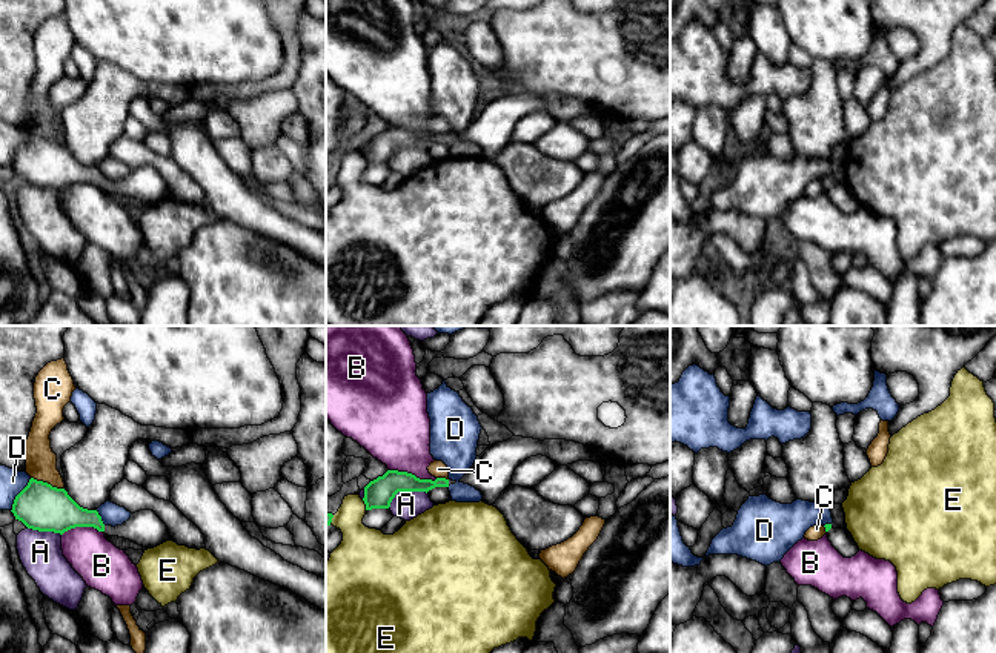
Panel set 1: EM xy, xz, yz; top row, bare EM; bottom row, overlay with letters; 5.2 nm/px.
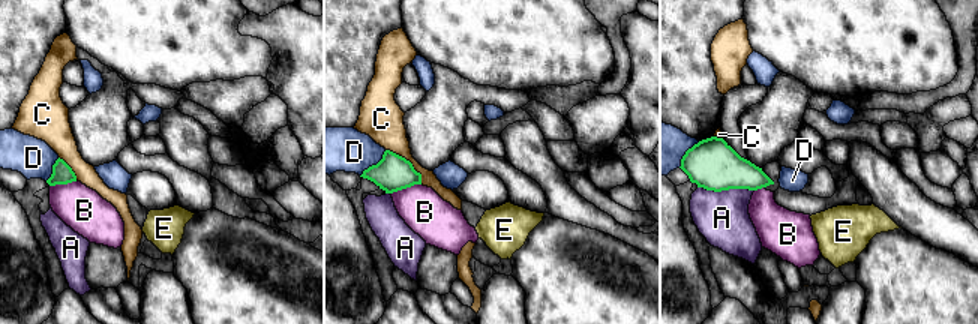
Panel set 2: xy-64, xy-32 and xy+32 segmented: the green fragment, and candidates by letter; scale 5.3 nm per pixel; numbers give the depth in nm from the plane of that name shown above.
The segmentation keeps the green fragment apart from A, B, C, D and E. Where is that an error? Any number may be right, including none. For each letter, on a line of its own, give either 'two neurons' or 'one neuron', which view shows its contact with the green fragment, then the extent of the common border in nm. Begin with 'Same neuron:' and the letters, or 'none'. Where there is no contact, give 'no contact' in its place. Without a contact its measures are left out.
Same neuron: none
A: two neurons; contact in xz; length 220 nm
B: two neurons; contact in xz; length 260 nm
C: two neurons; contact in xy; length 190 nm
D: two neurons; contact in xy; length 200 nm
E: two neurons; contact in xz; length 60 nm

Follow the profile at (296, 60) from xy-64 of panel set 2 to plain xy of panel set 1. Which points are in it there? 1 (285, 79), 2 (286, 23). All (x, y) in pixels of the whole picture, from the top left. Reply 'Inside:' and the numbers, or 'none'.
Inside: none

